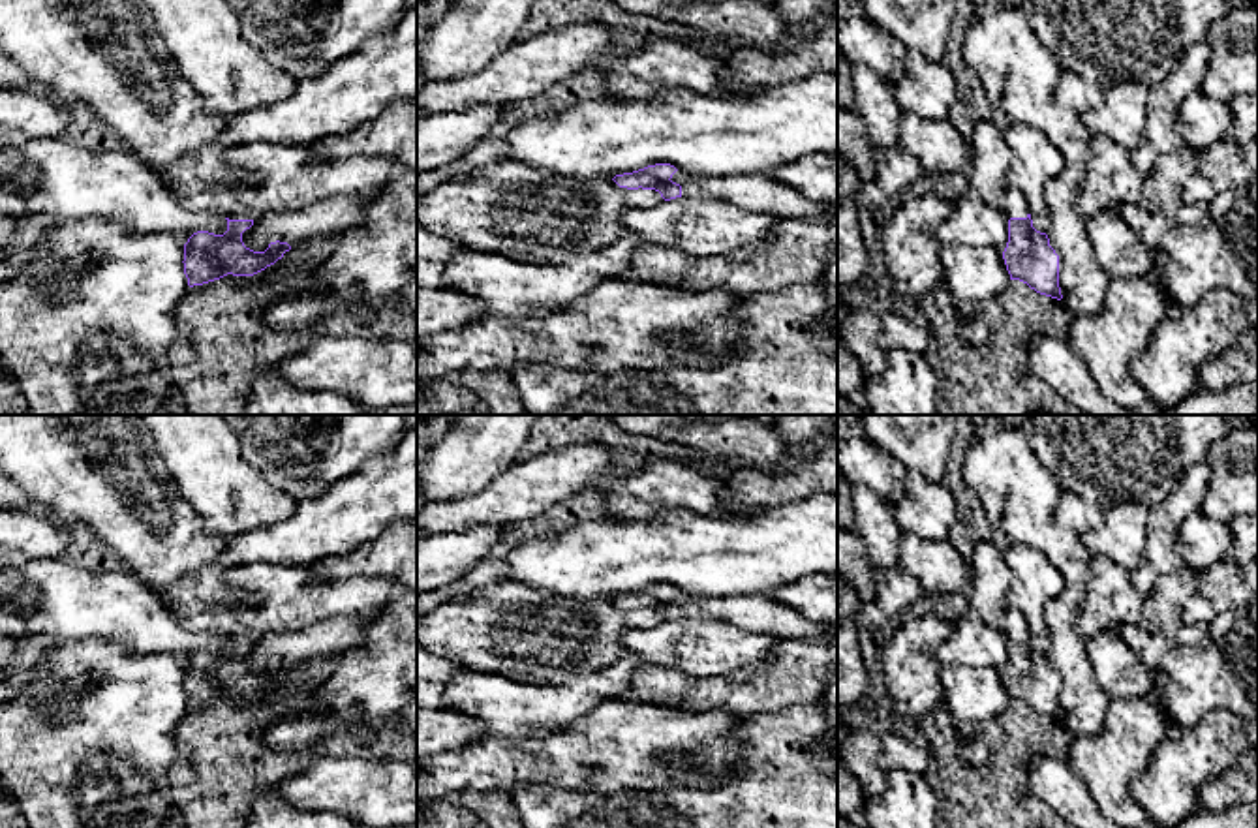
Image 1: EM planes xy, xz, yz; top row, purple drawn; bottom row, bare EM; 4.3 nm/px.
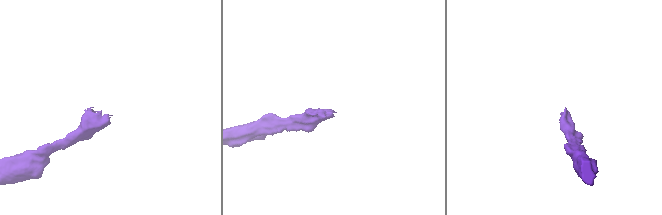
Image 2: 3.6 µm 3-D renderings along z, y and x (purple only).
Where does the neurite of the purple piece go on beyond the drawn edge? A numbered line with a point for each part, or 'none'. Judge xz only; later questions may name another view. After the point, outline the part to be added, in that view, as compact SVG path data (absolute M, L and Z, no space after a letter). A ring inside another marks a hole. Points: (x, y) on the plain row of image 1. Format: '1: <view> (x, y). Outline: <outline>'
1: xz (757, 613). Outline: M678 590L672 603L682 606L682 618L723 620L775 640L830 638L837 625L819 625L787 605L764 593L736 597L700 597Z

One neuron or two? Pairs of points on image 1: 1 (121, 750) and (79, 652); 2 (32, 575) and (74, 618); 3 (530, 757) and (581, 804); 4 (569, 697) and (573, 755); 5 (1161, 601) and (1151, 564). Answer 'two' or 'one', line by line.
1: one
2: one
3: two
4: two
5: two

